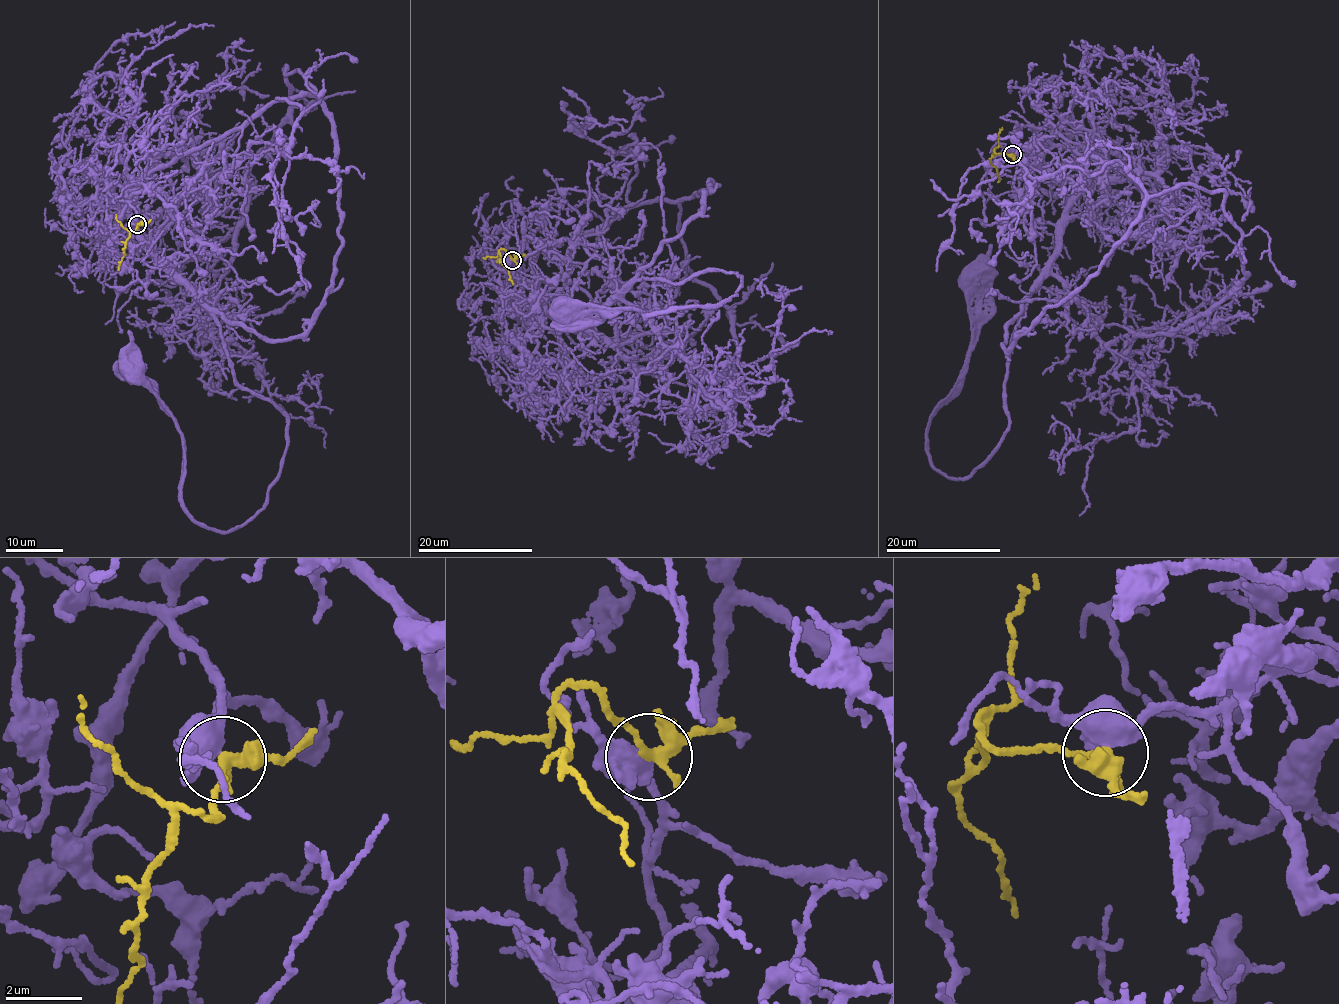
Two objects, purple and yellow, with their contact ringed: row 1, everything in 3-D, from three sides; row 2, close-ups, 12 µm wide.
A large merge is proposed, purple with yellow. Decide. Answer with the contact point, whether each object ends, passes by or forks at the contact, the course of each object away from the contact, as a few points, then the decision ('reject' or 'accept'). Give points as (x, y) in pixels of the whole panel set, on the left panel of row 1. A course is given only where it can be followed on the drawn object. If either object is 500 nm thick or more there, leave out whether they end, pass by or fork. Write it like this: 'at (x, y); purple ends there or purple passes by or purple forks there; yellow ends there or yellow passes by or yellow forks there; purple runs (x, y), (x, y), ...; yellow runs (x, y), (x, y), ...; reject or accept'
at (137, 224); purple forks there; yellow forks there; purple runs (136, 223), (109, 193), (219, 326), (236, 382), (286, 417), (242, 526), (188, 513), (181, 431), (132, 363); yellow runs (136, 224), (136, 233), (132, 232), (117, 269); accept

